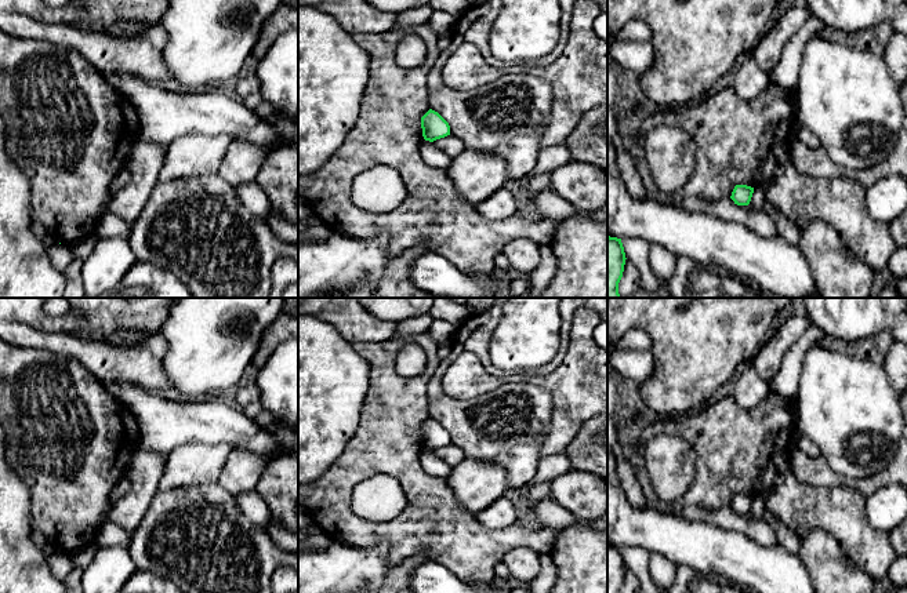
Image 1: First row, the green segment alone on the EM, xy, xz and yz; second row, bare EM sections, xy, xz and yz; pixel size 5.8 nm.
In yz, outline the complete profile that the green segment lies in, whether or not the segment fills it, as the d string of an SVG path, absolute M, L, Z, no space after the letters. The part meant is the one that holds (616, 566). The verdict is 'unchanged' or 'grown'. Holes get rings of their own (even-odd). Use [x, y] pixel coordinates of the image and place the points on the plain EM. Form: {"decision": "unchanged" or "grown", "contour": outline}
{"decision": "unchanged", "contour": "M607 545L607 593L618 593L625 574L621 547Z"}

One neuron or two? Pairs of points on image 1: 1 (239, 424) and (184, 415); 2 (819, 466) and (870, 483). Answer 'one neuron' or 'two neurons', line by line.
1: one neuron
2: one neuron

